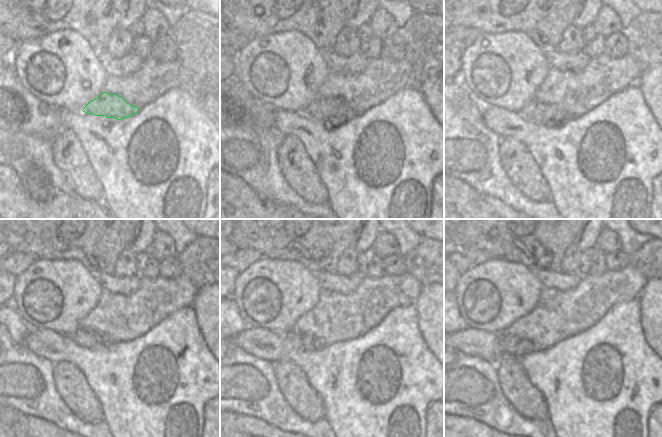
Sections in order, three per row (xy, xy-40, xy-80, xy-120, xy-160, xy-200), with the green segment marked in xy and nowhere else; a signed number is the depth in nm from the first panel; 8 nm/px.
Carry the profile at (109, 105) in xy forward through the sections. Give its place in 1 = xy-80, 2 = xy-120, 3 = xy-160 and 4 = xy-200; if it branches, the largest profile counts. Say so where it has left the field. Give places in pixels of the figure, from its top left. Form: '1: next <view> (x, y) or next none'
1: next xy-80 (539, 113)
2: next xy-120 (84, 337)
3: next xy-160 (308, 342)
4: next xy-200 (512, 346)

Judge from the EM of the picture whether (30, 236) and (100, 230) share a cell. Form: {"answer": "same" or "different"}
{"answer": "same"}

